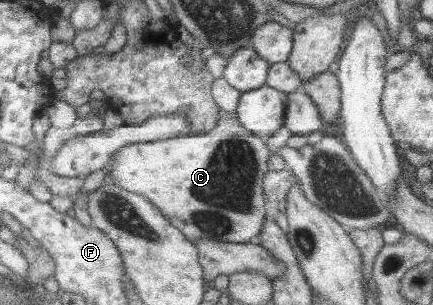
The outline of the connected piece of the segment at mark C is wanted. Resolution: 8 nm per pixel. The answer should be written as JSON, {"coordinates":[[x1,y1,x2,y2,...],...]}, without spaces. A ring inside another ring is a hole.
{"coordinates":[[234,112,221,114,218,126,202,134,182,134,176,138,138,142,120,148,110,163,108,179,124,189,146,196,171,220,173,225,188,237,188,240,210,238,229,243,249,243,263,232,266,215,264,178,270,170,268,160,272,156,266,140,250,132]]}

